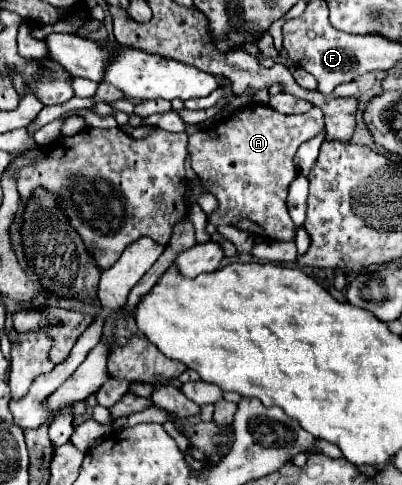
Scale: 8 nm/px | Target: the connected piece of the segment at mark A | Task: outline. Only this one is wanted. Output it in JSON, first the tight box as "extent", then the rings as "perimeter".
{"extent":[188,104,324,240],"perimeter":[[[256,104],[256,114],[250,114],[250,118],[226,118],[212,128],[189,135],[188,154],[192,170],[200,180],[208,182],[210,194],[214,194],[218,200],[218,208],[208,216],[208,222],[214,226],[230,224],[252,236],[262,236],[268,240],[294,240],[294,222],[290,220],[286,208],[288,186],[298,176],[294,154],[302,142],[316,136],[322,128],[324,116],[320,108],[310,108],[306,114],[286,116],[270,106]]]}

